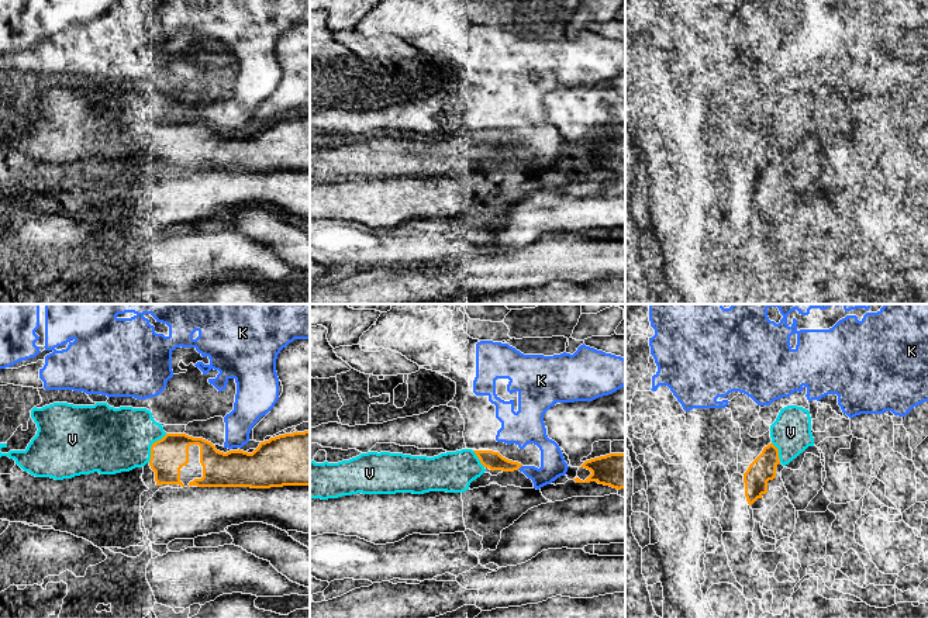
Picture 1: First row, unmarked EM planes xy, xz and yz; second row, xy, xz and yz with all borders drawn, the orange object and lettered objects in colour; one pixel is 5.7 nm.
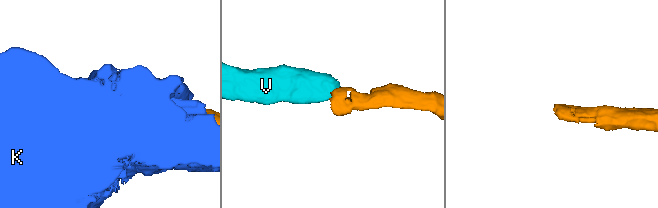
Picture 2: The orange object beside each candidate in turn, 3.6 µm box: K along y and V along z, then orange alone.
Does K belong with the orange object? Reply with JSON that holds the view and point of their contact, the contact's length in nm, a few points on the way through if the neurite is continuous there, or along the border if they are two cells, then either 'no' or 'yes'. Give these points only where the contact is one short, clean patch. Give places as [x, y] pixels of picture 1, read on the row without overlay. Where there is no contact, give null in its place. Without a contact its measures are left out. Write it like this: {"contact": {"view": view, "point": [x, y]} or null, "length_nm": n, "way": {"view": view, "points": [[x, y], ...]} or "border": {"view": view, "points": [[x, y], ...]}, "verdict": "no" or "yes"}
{"contact": {"view": "xz", "point": [518, 152]}, "length_nm": 40, "verdict": "no"}

